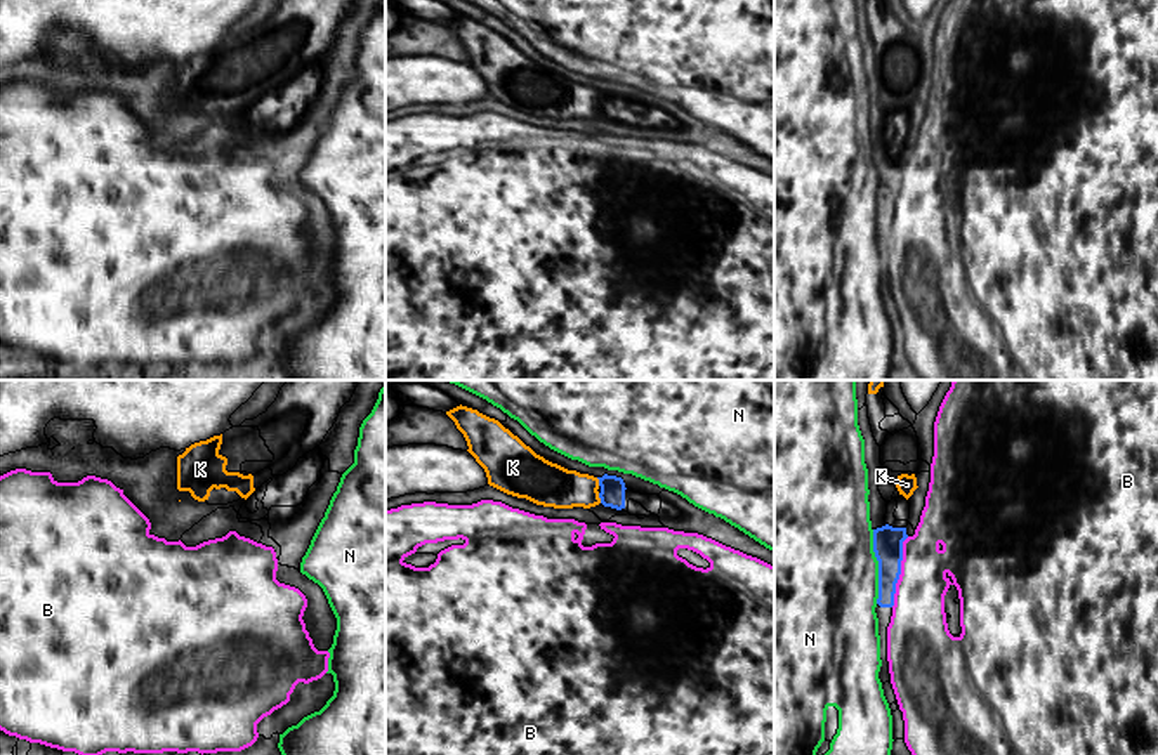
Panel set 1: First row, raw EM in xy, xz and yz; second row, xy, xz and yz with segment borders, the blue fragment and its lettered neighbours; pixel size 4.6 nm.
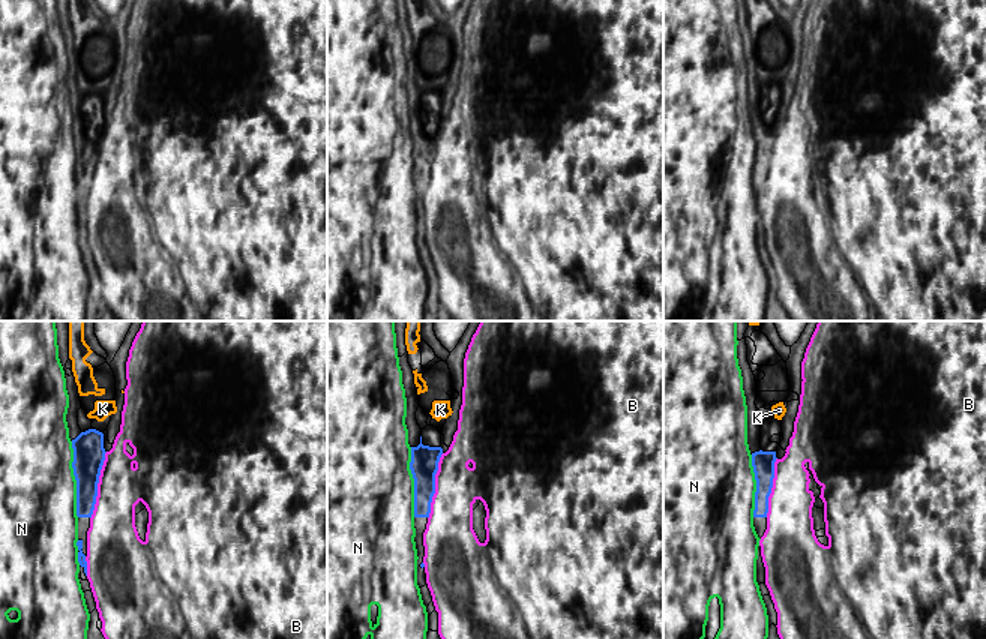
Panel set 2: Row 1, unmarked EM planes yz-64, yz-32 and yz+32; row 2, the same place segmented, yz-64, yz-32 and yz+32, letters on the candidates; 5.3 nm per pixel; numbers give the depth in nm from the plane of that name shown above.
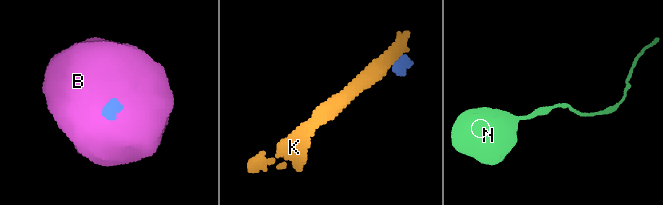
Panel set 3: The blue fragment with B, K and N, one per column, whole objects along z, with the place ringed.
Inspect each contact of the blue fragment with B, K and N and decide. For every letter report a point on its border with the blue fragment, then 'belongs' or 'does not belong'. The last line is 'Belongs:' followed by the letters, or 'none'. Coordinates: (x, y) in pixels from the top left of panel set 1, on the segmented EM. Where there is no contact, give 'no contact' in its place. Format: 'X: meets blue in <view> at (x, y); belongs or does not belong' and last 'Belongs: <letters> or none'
B: meets blue in yz at (900, 571); does not belong
K: meets blue in xz at (599, 497); does not belong
N: meets blue in yz at (879, 566); does not belong
Belongs: none

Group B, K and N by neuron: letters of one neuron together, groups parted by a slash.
B / K / N

